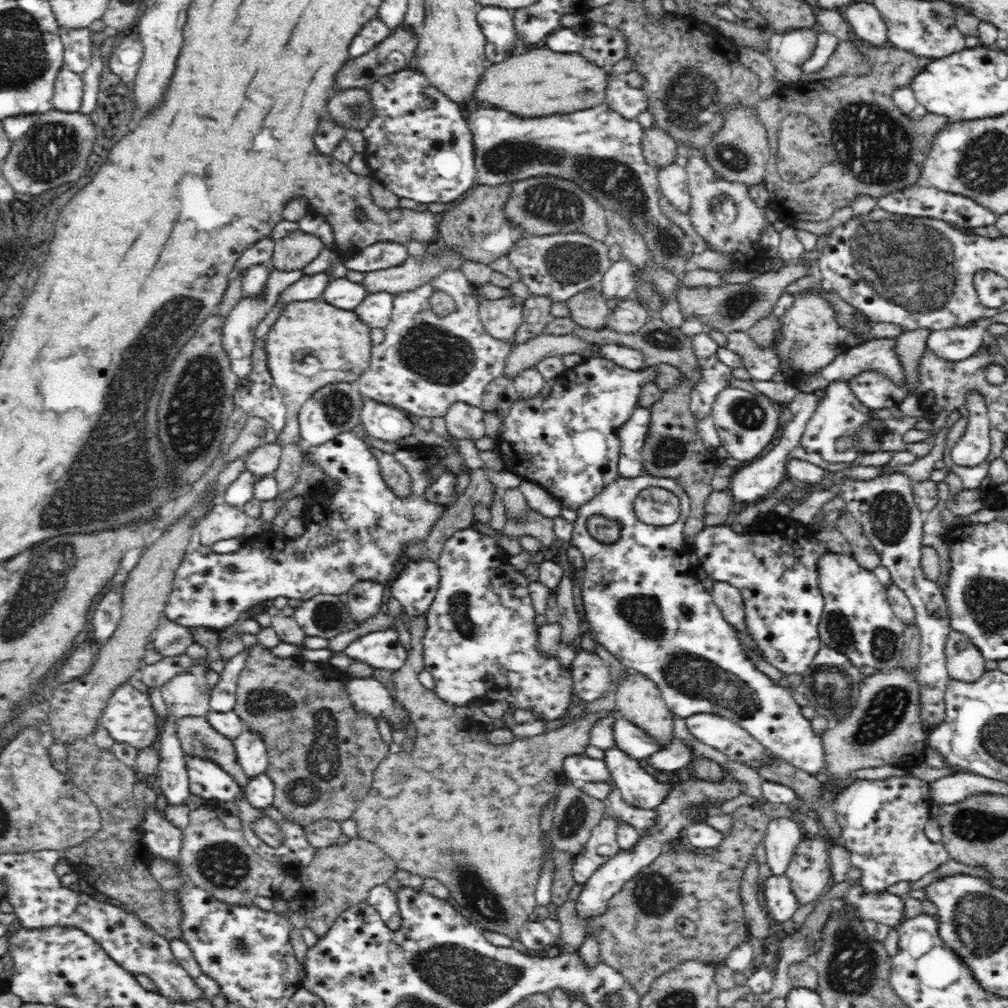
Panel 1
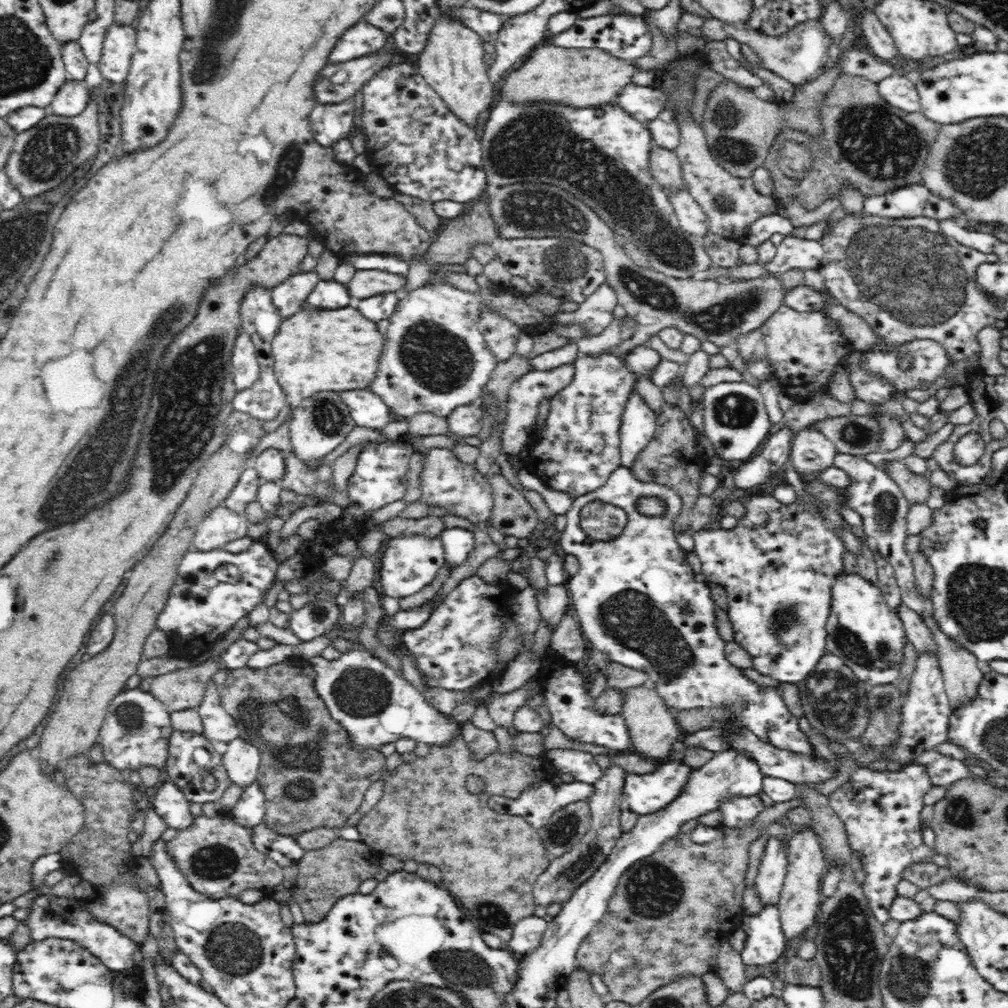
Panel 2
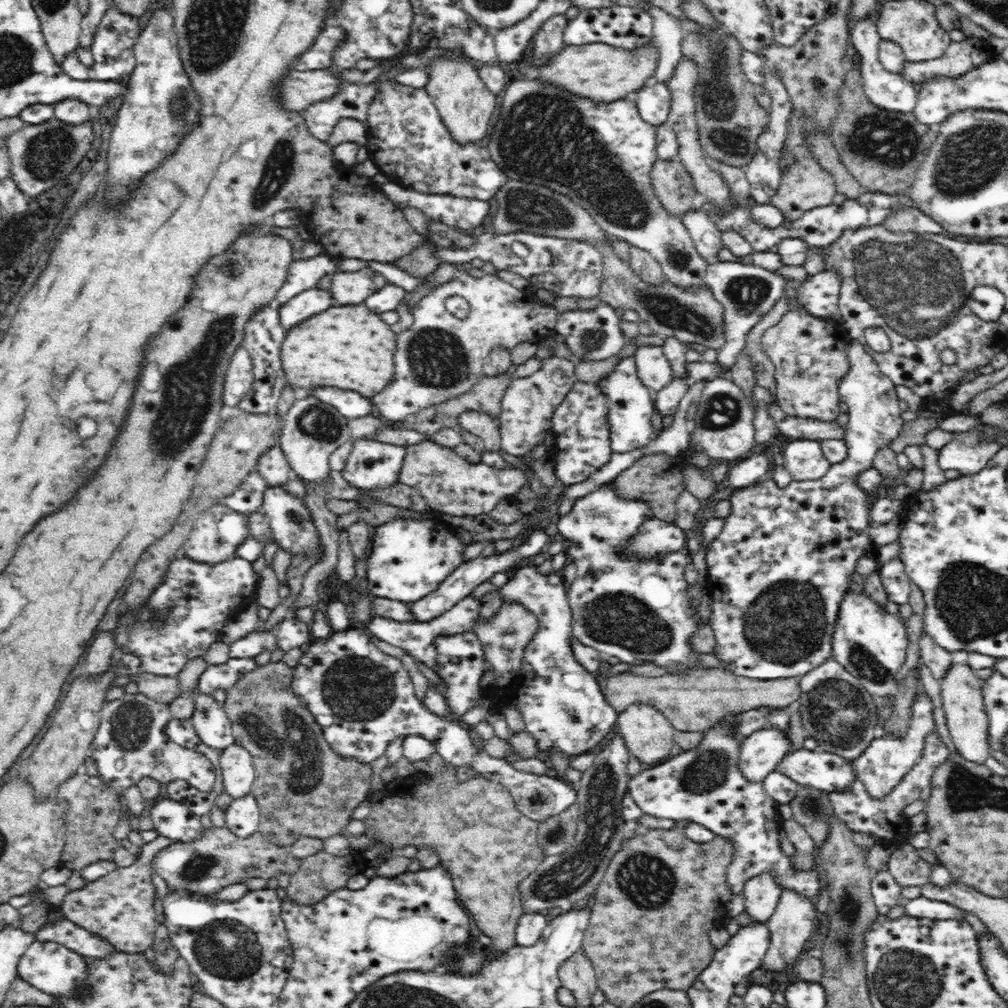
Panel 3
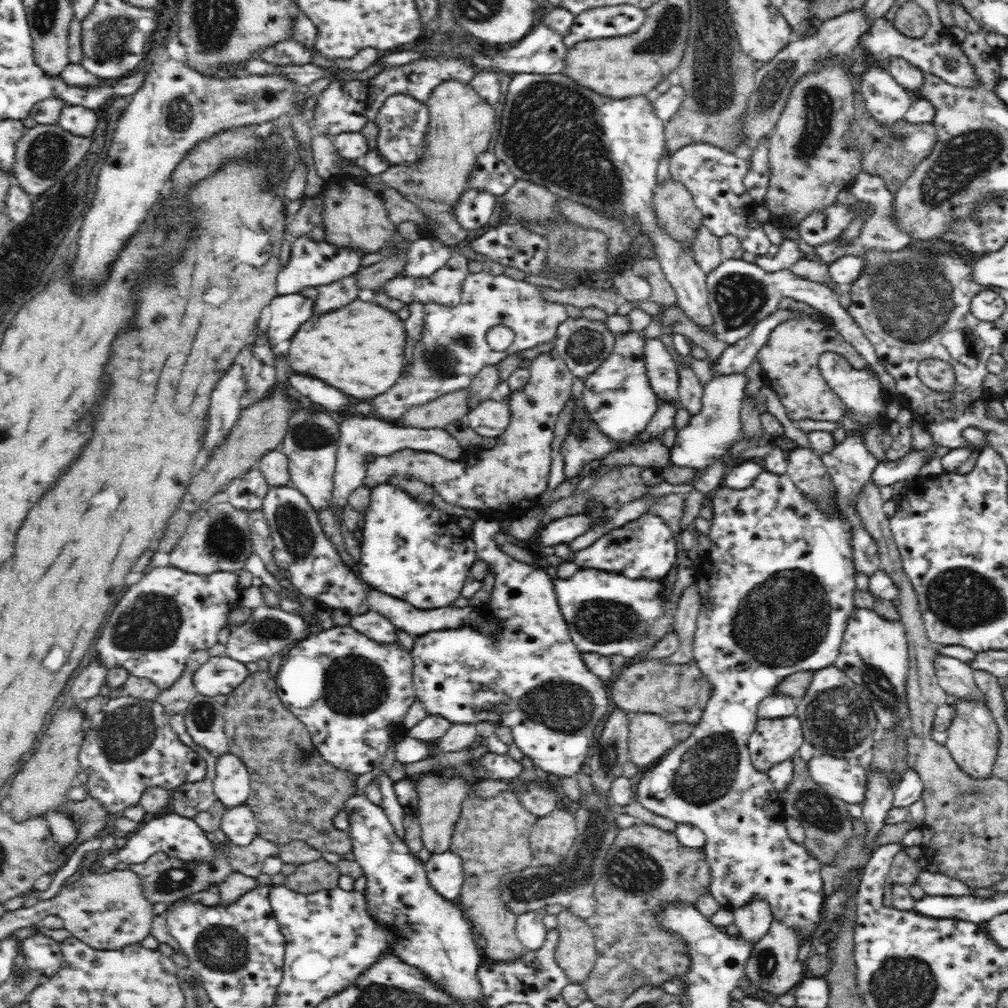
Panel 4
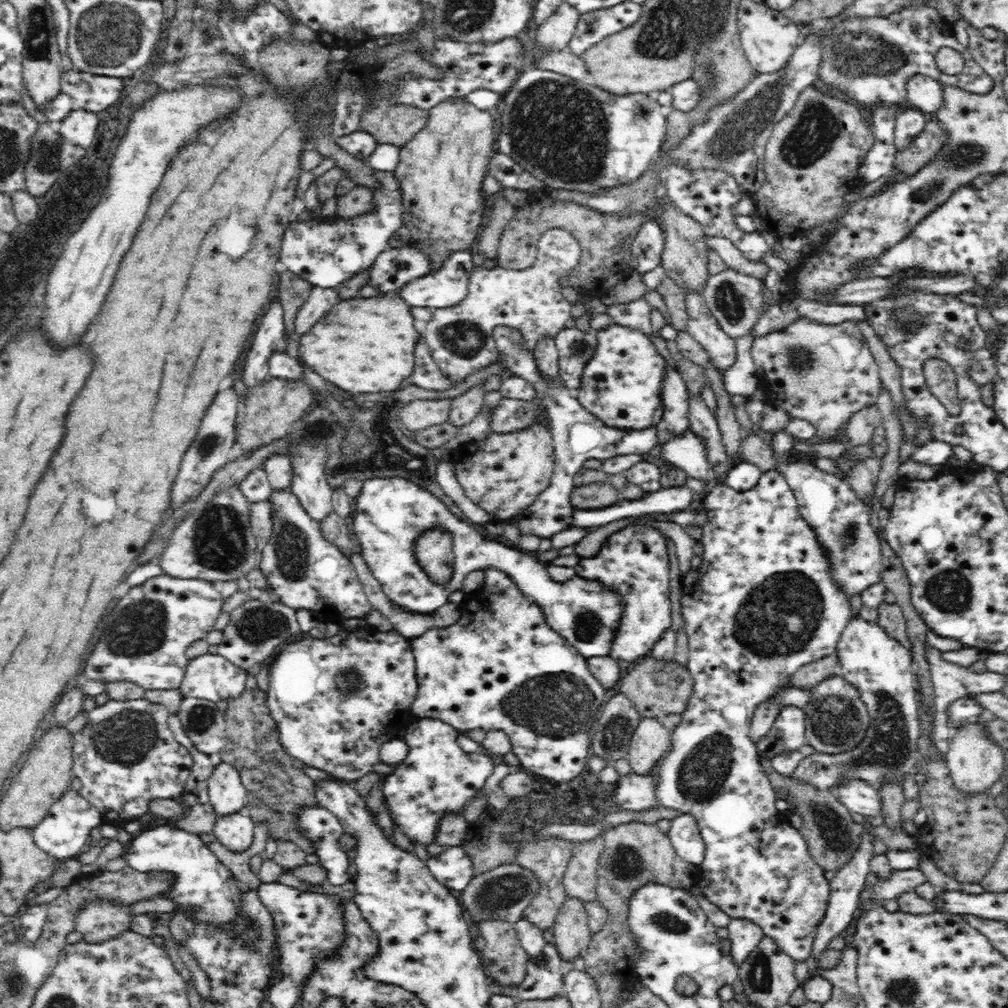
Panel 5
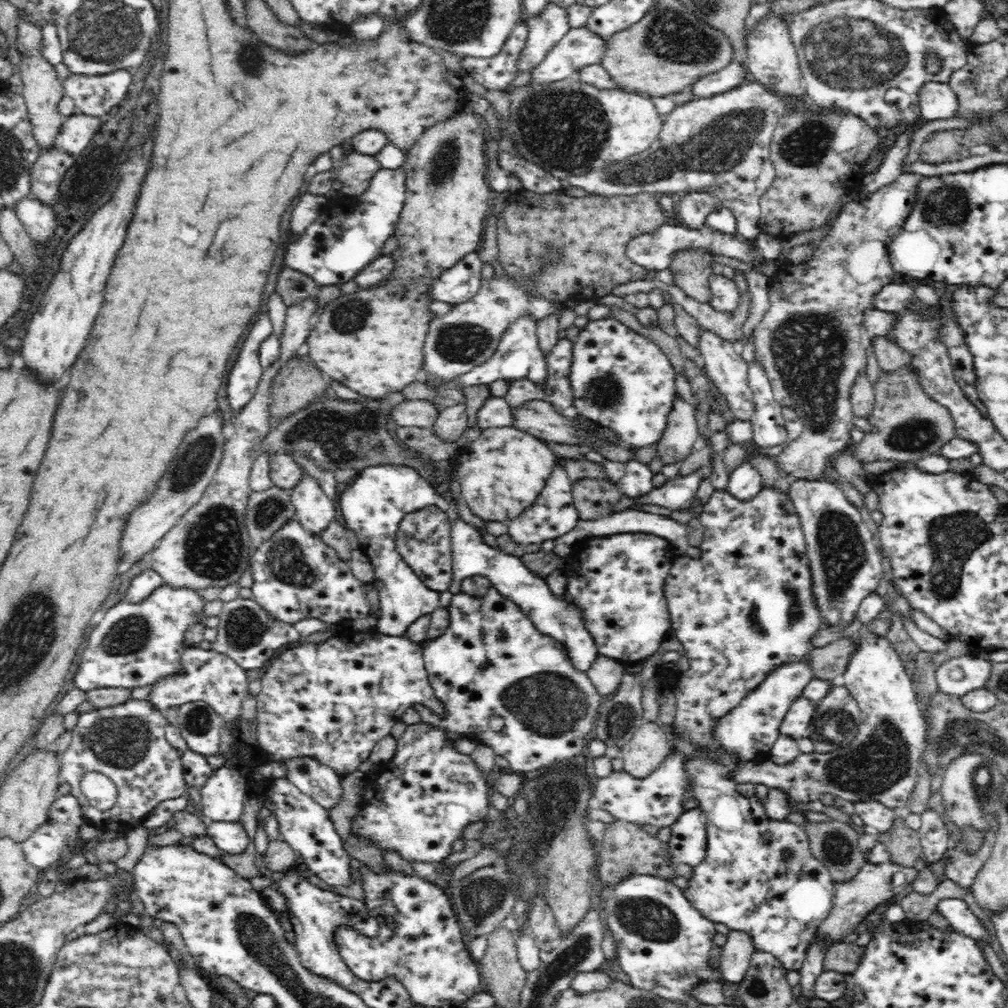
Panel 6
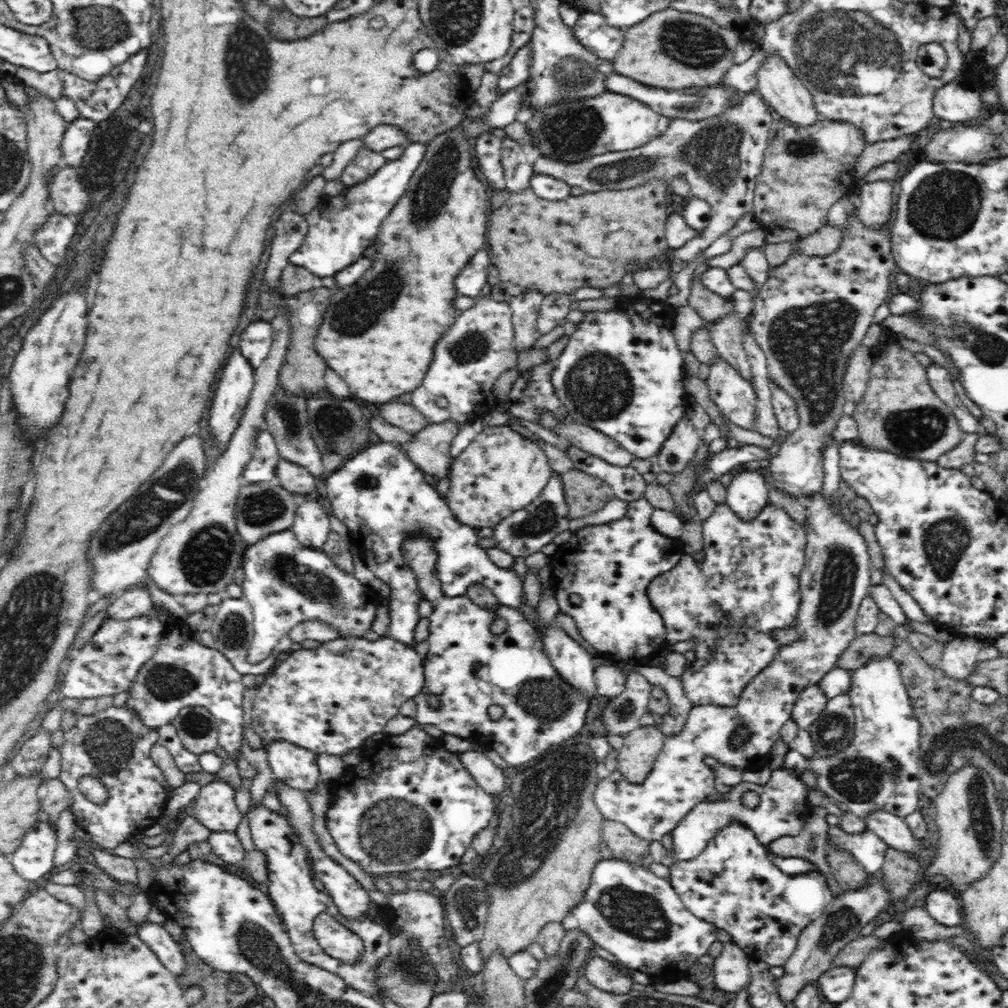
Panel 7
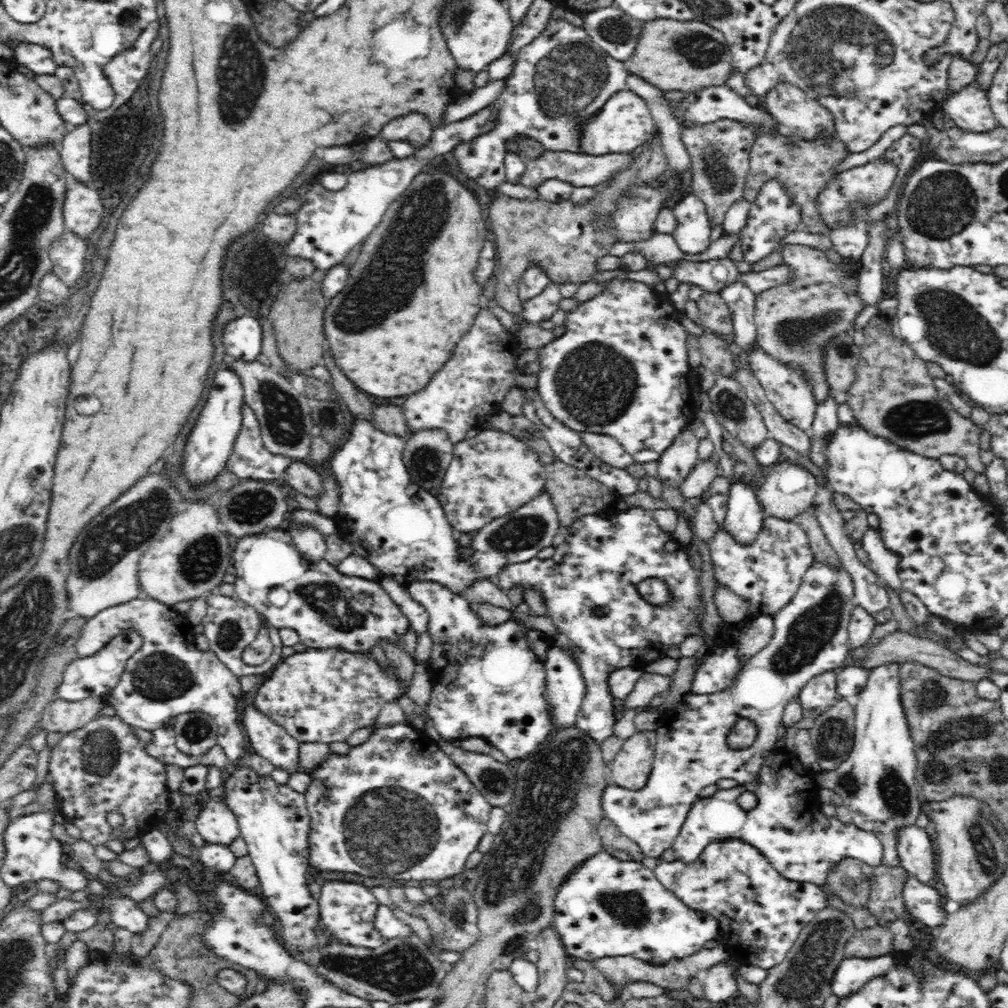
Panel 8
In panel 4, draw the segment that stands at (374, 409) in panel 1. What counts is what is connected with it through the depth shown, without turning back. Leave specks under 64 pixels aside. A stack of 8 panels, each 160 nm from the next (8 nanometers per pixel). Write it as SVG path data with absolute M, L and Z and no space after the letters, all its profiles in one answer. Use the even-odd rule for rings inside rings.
M291 369L287 373L287 382L292 388L296 388L302 396L307 396L312 402L321 404L334 414L346 412L350 408L348 398L340 390L336 390L334 386L324 384L318 378L310 378L310 376L298 374L295 370Z

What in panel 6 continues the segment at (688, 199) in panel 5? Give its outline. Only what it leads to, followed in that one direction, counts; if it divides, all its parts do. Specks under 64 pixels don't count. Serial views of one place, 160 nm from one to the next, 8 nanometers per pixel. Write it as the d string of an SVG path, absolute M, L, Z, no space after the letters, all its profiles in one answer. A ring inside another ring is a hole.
M670 222L662 225L653 235L646 233L637 236L628 241L627 244L628 257L651 272L658 272L668 268L680 251L702 251L711 255L731 256L746 262L750 262L752 254L754 254L752 247L748 243L740 241L734 235L720 233L720 231L712 230L706 225L702 225L702 228L690 229L681 223L672 224Z

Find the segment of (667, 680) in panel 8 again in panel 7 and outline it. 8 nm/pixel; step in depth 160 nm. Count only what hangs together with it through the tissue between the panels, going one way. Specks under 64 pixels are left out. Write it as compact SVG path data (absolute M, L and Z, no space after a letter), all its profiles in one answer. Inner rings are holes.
M638 673L626 675L624 690L611 699L602 714L605 732L626 736L640 727L638 720L649 712L649 698L653 684Z

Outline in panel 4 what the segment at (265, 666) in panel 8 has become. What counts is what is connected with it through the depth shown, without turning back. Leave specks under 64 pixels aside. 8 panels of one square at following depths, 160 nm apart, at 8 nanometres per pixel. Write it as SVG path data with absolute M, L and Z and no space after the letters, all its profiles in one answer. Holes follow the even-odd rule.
M262 604L250 608L250 616L246 618L246 622L240 622L231 628L230 639L226 642L224 652L226 657L246 664L256 662L259 658L269 659L280 650L286 650L288 646L294 646L308 636L307 622L302 614L284 611L279 606Z

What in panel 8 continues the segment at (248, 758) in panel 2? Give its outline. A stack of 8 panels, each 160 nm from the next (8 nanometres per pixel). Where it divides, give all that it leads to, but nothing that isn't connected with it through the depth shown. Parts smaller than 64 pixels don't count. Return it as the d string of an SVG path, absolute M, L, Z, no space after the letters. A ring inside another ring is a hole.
M221 795L220 800L210 801L200 811L198 818L195 820L195 827L198 829L198 833L202 835L202 839L204 839L205 843L220 843L220 845L224 846L232 844L232 842L238 838L240 832L236 815L222 803Z

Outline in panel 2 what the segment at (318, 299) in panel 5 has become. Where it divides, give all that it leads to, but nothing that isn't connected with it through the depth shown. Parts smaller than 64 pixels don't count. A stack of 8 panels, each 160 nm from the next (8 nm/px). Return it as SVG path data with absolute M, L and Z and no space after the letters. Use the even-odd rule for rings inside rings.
M356 269L352 279L344 286L348 290L352 290L354 298L370 298L370 296L386 292L401 293L404 284L406 284L406 279L396 274L390 274L383 270Z

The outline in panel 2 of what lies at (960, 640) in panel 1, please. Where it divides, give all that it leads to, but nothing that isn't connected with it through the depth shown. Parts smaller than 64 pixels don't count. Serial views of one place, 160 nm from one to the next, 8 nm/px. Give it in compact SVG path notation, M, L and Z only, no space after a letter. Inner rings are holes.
M919 612L916 613L918 613L920 619L925 623L925 626L933 633L934 643L938 645L937 654L939 657L939 667L942 671L942 680L944 681L944 690L946 690L946 694L948 695L951 710L954 712L964 703L968 703L972 698L976 697L977 688L983 679L983 674L978 669L978 659L975 654L972 654L972 651L964 649L964 647L960 646L955 640L952 640L949 636L945 636L942 631L940 631L940 627L932 615L922 616Z

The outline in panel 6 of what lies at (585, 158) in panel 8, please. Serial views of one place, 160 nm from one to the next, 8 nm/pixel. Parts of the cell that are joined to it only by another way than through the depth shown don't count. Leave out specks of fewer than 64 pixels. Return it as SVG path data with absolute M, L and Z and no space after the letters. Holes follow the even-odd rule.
M750 79L732 92L695 99L676 106L668 119L663 121L657 139L644 153L622 163L609 163L604 168L590 170L586 174L572 174L564 178L564 182L584 189L590 195L604 197L642 192L664 192L674 196L682 193L708 193L717 198L720 206L732 211L732 215L736 217L735 234L755 240L762 232L759 200L775 177L775 170L770 162L769 146L779 118L787 112L789 105L785 98Z

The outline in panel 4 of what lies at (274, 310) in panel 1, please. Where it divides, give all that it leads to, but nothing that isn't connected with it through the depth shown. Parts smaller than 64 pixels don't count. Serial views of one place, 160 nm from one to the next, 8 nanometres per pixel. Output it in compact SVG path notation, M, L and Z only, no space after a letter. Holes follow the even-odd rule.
M309 235L297 237L290 246L290 257L277 276L277 294L296 294L306 286L322 286L336 282L348 275L354 275L362 267L362 260L368 254L351 246L336 246L325 240L314 240Z

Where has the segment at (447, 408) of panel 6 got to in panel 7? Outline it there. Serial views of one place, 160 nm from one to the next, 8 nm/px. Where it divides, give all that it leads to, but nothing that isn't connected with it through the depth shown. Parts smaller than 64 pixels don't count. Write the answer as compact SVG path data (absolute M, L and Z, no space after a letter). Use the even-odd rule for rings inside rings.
M454 421L427 424L404 445L408 458L428 480L440 480L448 475L453 460L449 450L459 429Z

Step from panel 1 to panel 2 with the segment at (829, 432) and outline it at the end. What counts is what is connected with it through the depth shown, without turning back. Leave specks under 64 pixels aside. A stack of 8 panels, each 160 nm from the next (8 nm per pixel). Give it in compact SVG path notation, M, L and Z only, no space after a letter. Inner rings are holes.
M806 427L794 434L788 464L802 475L819 475L833 466L837 450L820 431Z

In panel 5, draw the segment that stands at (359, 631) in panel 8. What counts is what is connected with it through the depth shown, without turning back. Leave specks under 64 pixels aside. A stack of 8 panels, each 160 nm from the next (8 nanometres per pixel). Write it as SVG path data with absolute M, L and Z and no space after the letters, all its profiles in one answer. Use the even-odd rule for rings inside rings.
M284 489L282 491L274 490L269 500L272 501L274 509L272 518L274 534L259 553L260 560L257 566L266 579L263 598L271 600L270 596L275 595L277 601L274 602L280 602L295 611L304 609L312 611L319 619L328 619L334 616L342 616L346 619L365 618L372 606L349 558L335 544L325 539L321 525L309 516L299 504L296 495L284 492ZM334 560L336 560L336 572L320 572L320 568L318 568L320 562L322 562L322 566L324 566L324 562L330 566L330 562L334 562Z

